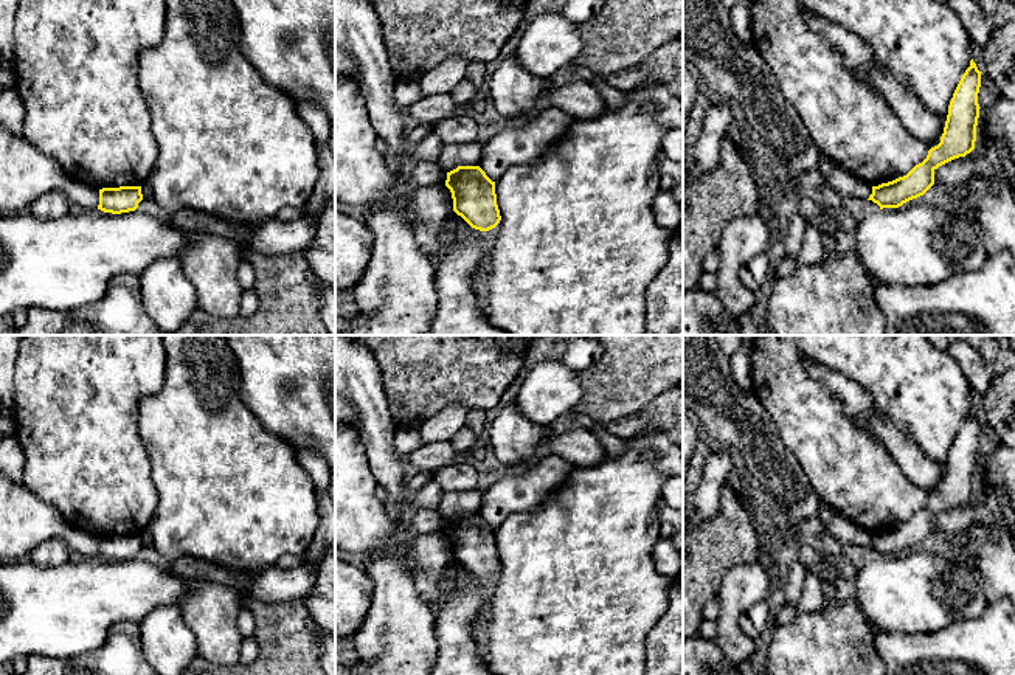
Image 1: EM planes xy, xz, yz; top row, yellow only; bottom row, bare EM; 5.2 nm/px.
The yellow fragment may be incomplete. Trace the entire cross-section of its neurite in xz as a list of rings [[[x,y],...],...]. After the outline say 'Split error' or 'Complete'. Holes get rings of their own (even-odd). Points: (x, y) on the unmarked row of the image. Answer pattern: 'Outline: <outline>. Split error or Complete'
Outline: [[[458,514],[447,520],[445,534],[452,540],[453,559],[472,576],[489,579],[500,571],[495,529],[480,514]]]. Complete

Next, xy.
Outline: [[[141,534],[102,535],[98,557],[112,562],[129,560],[135,559],[141,548]]]. Complete

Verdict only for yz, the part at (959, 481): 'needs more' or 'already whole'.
already whole

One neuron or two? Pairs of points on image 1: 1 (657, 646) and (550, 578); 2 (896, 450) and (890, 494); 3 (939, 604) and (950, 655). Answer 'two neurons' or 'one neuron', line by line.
1: two neurons
2: two neurons
3: two neurons

